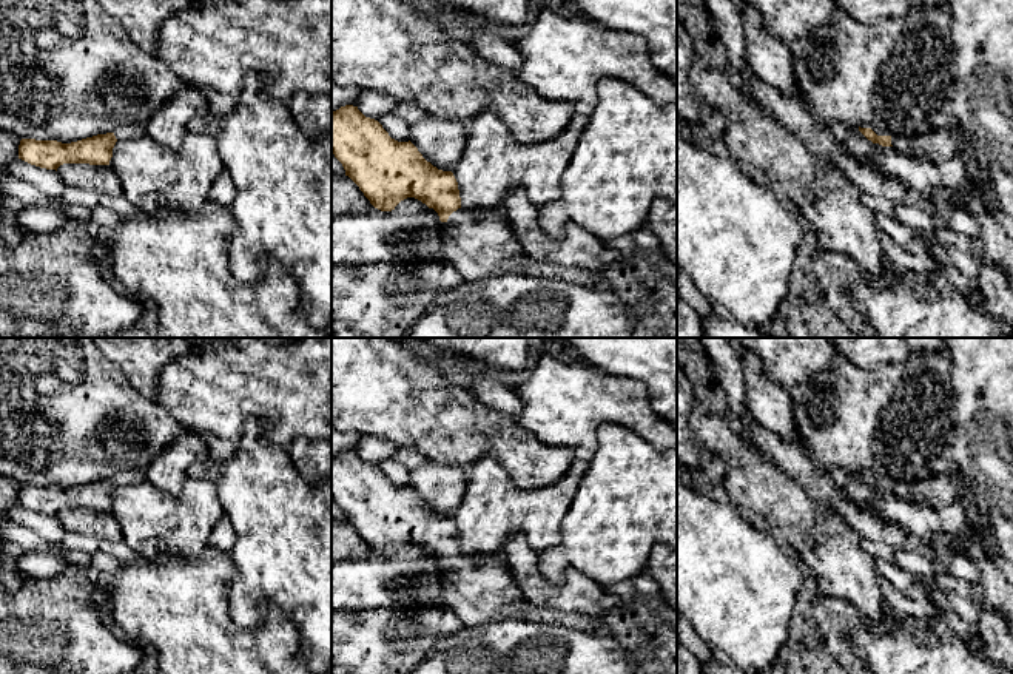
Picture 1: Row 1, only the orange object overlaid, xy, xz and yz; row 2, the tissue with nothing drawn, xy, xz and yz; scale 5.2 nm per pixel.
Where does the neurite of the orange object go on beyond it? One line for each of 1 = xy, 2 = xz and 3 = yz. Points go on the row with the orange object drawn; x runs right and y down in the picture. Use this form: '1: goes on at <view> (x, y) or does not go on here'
1: does not go on here
2: goes on at xz (478, 246)
3: goes on at yz (938, 147)

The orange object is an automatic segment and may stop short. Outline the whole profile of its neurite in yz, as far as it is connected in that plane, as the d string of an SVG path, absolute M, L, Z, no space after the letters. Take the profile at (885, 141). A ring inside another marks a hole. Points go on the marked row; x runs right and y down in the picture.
M956 126L937 130L930 134L902 137L902 136L877 136L871 128L860 128L859 131L873 143L882 147L894 147L904 154L916 154L934 165L941 165L957 154L959 142L956 137Z

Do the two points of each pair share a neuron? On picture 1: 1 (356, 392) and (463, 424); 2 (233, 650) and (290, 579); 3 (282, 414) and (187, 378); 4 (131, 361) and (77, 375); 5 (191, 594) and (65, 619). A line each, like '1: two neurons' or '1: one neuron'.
1: one neuron
2: two neurons
3: one neuron
4: two neurons
5: two neurons

